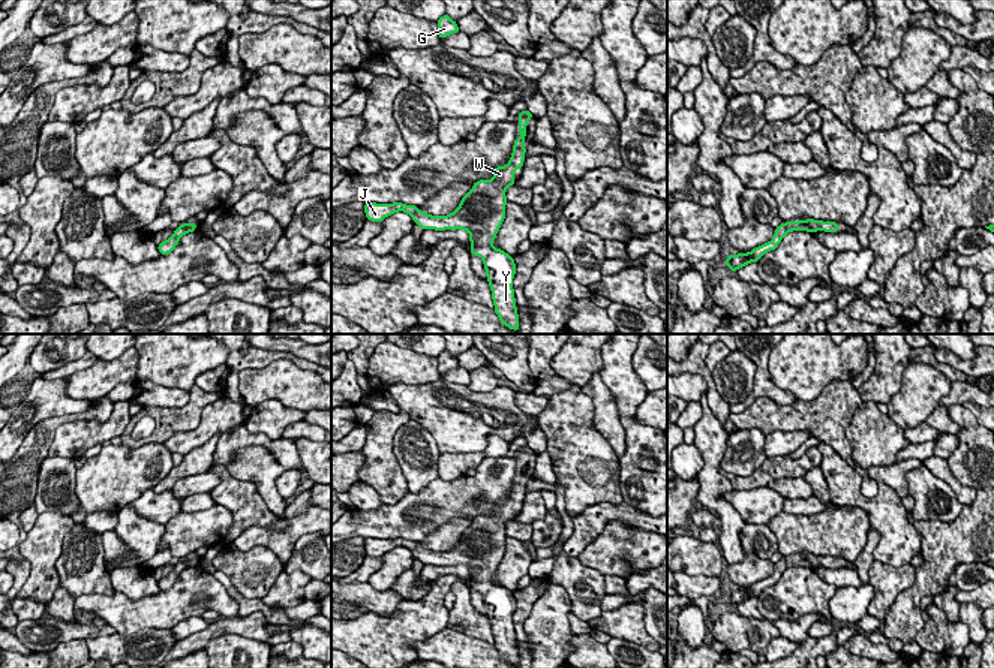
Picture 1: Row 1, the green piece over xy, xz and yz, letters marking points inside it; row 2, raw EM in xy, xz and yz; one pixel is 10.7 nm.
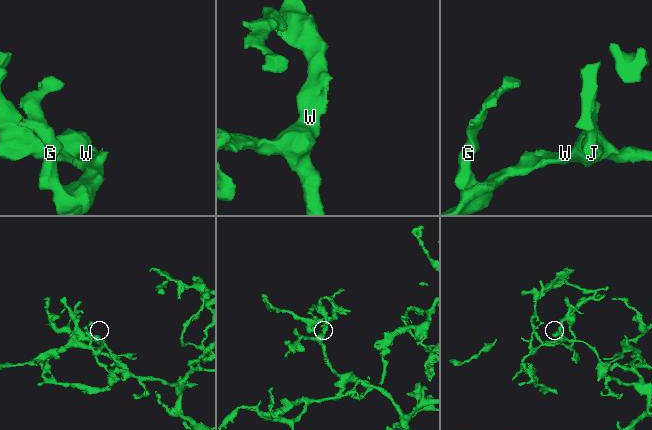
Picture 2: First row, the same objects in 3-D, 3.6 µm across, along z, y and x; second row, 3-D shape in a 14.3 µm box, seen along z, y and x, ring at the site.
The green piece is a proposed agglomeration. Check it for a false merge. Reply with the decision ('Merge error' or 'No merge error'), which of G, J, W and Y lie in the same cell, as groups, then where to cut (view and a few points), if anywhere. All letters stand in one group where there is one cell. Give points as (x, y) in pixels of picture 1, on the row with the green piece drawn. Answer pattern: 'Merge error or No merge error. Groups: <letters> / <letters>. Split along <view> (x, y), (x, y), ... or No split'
No merge error. Groups: G J W Y. No split

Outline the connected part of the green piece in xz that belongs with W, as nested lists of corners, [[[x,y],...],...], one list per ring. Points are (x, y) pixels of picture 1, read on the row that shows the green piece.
[[[526,109],[517,114],[519,133],[513,147],[510,162],[504,166],[496,166],[492,180],[475,181],[472,189],[462,198],[459,207],[448,216],[432,216],[418,210],[415,205],[402,202],[376,204],[366,202],[366,219],[382,222],[385,217],[405,211],[421,229],[465,229],[469,232],[472,244],[471,255],[480,256],[484,262],[487,282],[492,291],[495,313],[502,325],[519,331],[519,315],[516,307],[513,277],[516,264],[513,256],[492,246],[496,234],[505,219],[505,190],[514,186],[514,171],[523,168],[525,160],[525,135],[528,133],[528,120],[534,115]]]

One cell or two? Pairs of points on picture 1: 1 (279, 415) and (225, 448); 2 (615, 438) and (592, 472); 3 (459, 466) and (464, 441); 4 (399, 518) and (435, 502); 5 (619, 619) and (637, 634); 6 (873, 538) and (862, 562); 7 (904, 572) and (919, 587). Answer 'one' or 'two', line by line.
1: two
2: two
3: two
4: one
5: one
6: one
7: two

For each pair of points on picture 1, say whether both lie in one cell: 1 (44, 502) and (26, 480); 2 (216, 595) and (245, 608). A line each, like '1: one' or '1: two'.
1: two
2: two

